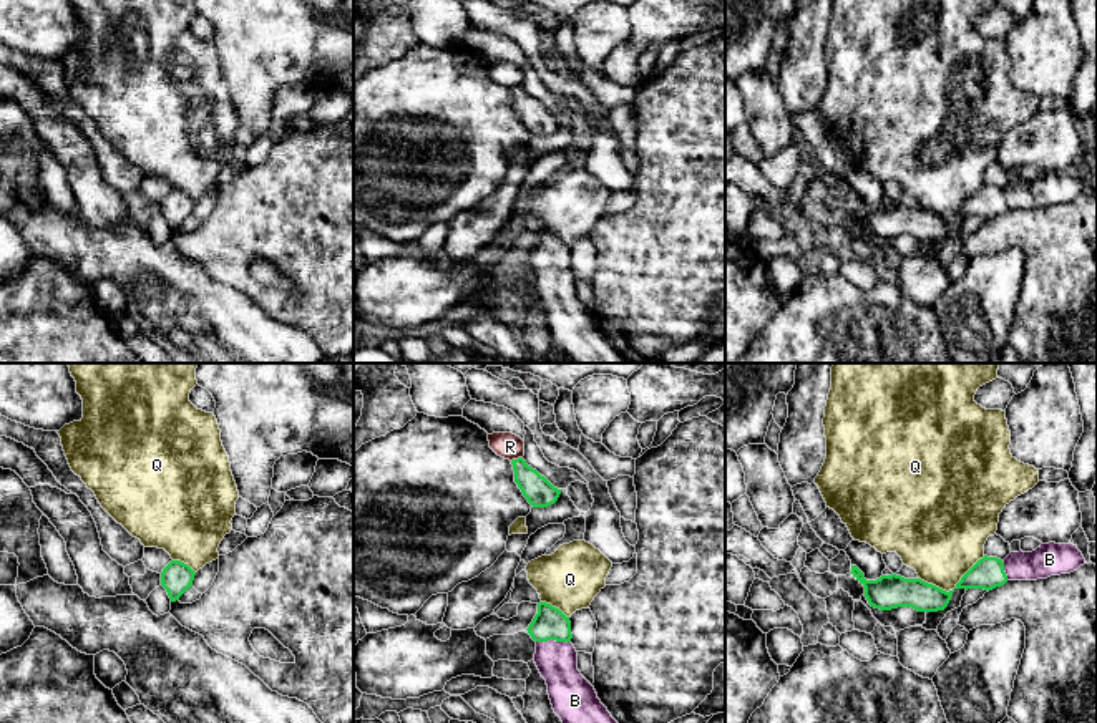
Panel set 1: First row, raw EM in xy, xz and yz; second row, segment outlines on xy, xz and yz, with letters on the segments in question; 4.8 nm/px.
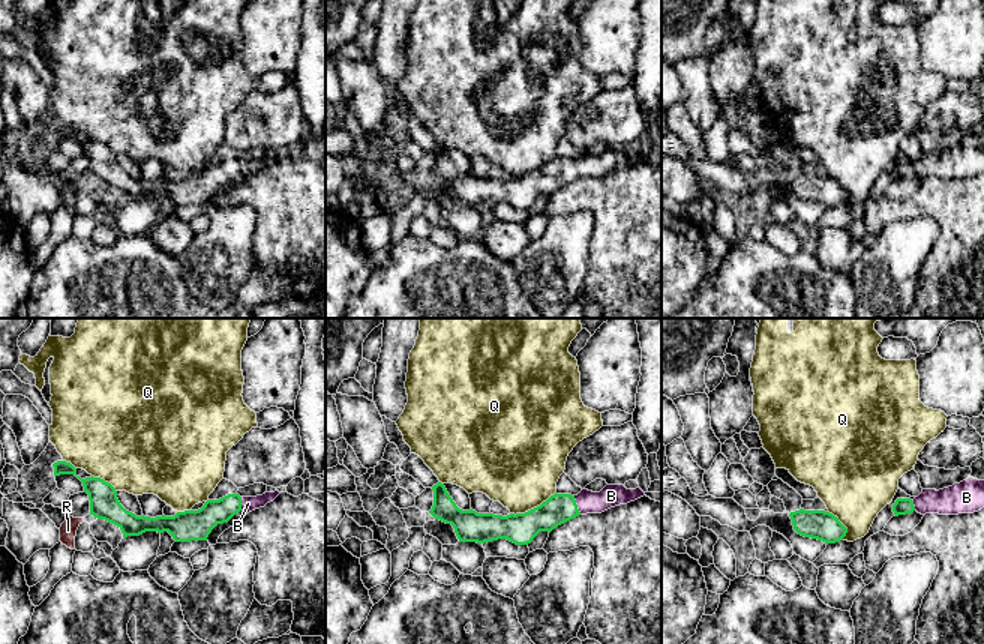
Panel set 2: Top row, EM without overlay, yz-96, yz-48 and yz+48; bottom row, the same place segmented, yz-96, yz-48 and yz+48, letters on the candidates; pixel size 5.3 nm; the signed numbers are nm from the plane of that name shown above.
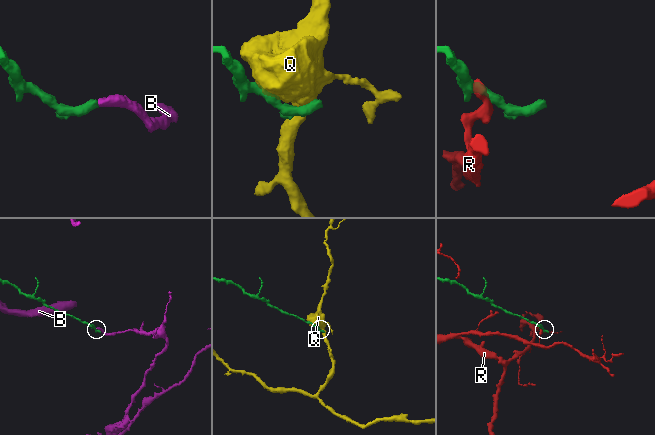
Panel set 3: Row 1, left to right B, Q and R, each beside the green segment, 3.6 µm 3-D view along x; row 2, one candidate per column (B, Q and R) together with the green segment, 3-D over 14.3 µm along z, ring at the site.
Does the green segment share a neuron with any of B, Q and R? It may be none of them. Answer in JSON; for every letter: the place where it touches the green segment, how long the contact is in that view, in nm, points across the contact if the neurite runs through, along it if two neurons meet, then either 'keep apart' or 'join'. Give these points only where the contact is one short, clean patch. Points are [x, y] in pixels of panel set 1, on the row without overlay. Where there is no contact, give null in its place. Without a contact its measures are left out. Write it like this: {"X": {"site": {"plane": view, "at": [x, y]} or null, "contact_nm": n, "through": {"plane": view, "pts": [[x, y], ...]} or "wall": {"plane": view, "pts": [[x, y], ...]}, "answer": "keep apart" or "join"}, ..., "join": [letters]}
{"B": {"site": {"plane": "xz", "at": [553, 267]}, "contact_nm": 170, "through": {"plane": "xz", "pts": [[550, 252], [553, 267], [556, 291]]}, "answer": "join"}, "Q": {"site": {"plane": "yz", "at": [955, 216]}, "contact_nm": 340, "answer": "keep apart"}, "R": {"site": {"plane": "xz", "at": [518, 87]}, "contact_nm": 60, "wall": {"plane": "xz", "pts": [[521, 85], [511, 90]]}, "answer": "keep apart"}, "join": ["B"]}

